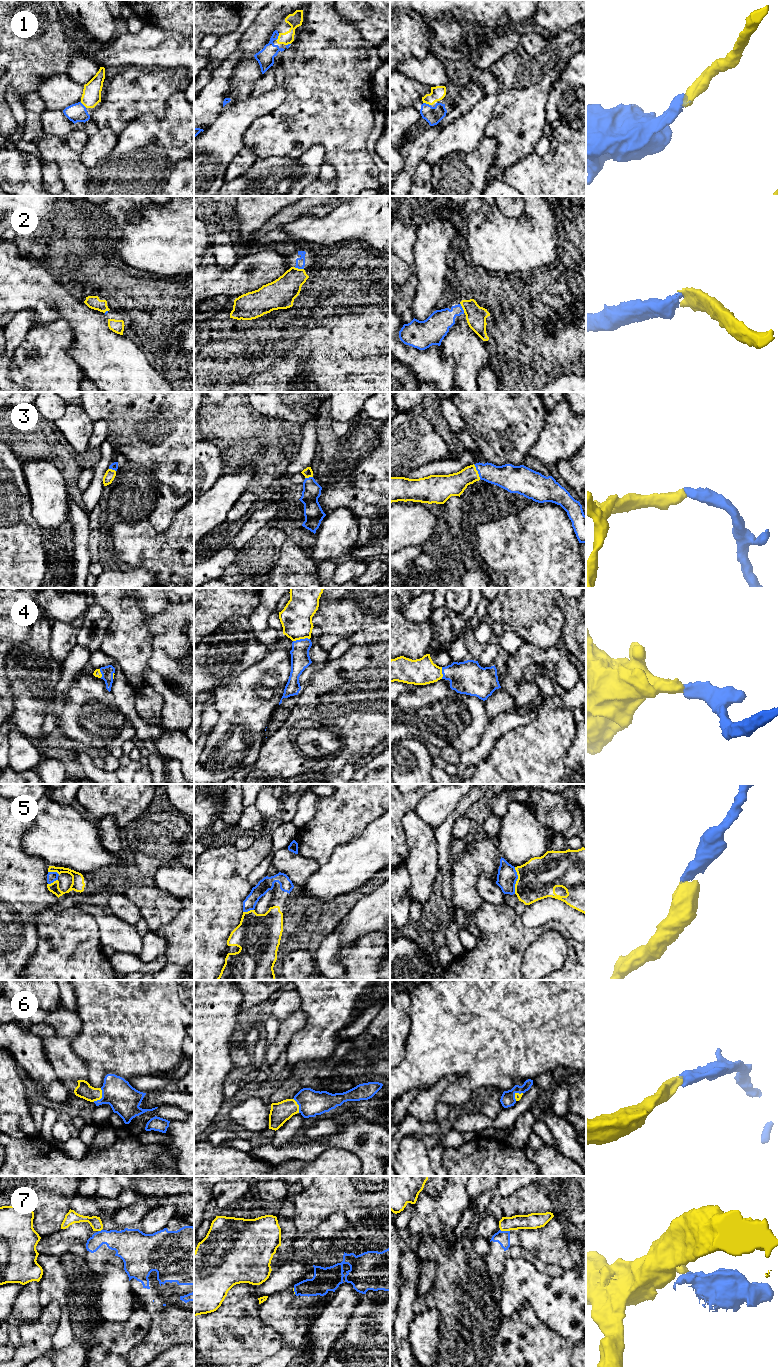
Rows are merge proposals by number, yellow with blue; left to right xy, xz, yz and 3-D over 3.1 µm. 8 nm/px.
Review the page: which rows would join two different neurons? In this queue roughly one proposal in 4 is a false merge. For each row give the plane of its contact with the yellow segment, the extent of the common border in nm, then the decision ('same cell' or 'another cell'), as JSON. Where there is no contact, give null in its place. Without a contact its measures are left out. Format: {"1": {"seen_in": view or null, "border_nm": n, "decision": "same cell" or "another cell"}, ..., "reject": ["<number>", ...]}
{"1": {"seen_in": "yz", "border_nm": 70, "decision": "same cell"}, "2": {"seen_in": "xz", "border_nm": 80, "decision": "same cell"}, "3": {"seen_in": "yz", "border_nm": 130, "decision": "same cell"}, "4": {"seen_in": "xz", "border_nm": 140, "decision": "same cell"}, "5": {"seen_in": "yz", "border_nm": 220, "decision": "same cell"}, "6": {"seen_in": "xy", "border_nm": 130, "decision": "same cell"}, "7": {"seen_in": "yz", "border_nm": 80, "decision": "another cell"}, "reject": ["7"]}

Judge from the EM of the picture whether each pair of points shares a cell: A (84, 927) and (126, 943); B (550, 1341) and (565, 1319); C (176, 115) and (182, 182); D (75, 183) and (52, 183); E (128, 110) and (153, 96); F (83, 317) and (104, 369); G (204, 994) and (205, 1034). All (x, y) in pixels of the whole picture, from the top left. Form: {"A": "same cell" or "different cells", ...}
{"A": "different cells", "B": "different cells", "C": "different cells", "D": "different cells", "E": "same cell", "F": "same cell", "G": "same cell"}

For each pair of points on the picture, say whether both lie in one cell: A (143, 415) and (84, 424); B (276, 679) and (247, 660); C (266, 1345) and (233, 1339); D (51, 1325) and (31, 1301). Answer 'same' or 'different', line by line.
A: different
B: different
C: same
D: different

